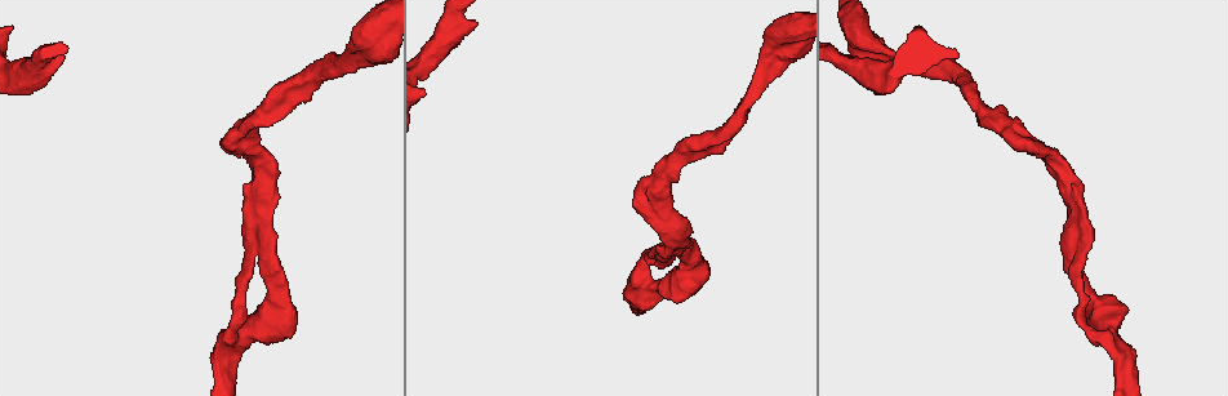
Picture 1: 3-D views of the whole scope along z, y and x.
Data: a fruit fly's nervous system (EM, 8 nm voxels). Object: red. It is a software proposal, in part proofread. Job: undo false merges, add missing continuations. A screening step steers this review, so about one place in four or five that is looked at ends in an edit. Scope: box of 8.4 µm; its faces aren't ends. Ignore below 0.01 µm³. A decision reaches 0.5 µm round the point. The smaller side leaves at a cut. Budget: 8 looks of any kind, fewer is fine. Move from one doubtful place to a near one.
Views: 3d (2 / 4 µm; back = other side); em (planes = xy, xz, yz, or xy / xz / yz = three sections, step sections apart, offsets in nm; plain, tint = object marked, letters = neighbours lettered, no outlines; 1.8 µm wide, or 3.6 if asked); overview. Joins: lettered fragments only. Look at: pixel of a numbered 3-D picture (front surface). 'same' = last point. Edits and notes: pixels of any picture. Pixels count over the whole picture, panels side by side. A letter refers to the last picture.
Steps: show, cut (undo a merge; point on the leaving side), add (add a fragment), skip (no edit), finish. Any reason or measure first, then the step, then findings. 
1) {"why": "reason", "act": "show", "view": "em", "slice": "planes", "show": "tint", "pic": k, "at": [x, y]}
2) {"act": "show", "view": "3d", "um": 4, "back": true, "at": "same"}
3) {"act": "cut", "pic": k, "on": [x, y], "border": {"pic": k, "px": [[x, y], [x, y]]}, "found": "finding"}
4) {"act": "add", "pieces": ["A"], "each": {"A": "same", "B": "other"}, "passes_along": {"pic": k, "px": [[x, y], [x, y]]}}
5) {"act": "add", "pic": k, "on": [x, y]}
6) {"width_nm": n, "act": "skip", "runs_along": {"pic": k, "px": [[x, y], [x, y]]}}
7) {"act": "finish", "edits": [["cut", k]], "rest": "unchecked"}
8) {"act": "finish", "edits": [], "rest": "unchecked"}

{"why": "three arms meet", "act": "show", "view": "3d", "um": 4, "pic": 1, "at": [241, 339]}

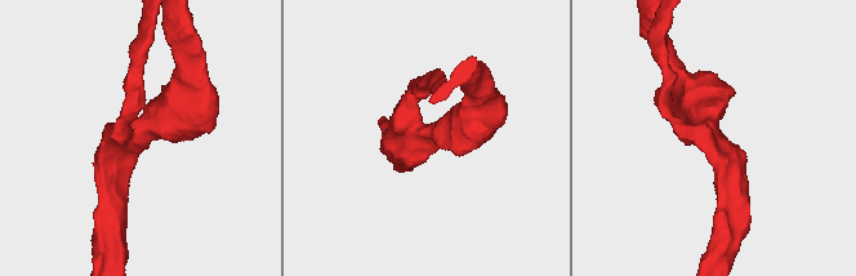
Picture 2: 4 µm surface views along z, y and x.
{"arms": 3, "arm_widths_nm": [180, 280, 650], "act": "show", "view": "em", "slice": "planes", "show": "letters", "pic": 2, "at": [131, 135]}

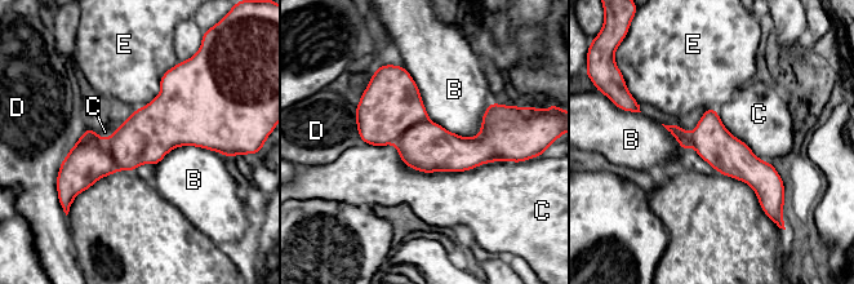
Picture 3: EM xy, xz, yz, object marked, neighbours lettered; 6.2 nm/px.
{"longest_contact_nm": ["C", 900], "act": "skip", "each": {"B": "other", "C": "other", "D": "other", "E": "other"}, "runs_along": {"pic": 3, "px": [[213, 136], [146, 136], [63, 169]]}, "found": "all the same neuron"}

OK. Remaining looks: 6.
{"why": "closes a loop", "act": "show", "view": "em", "slice": "planes", "show": "plain", "pic": 1, "at": [1074, 245]}

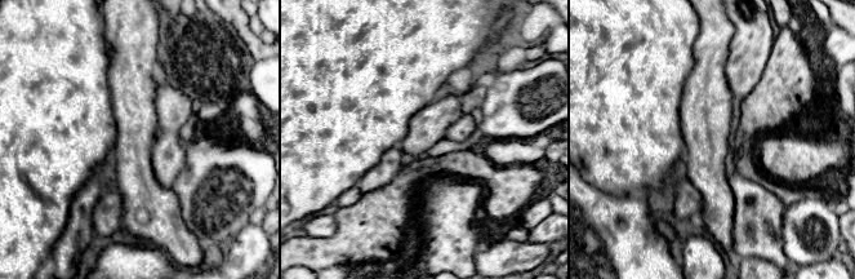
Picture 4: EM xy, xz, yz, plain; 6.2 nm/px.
{"act": "show", "view": "em", "slice": "planes", "show": "tint", "at": "same"}

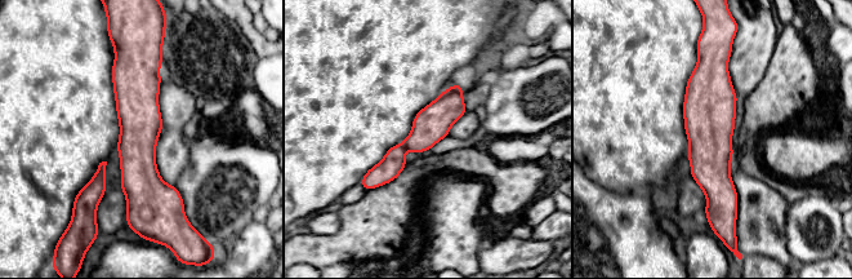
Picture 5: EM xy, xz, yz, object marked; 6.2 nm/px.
{"act": "show", "view": "em", "slice": "planes", "show": "letters", "at": "same"}

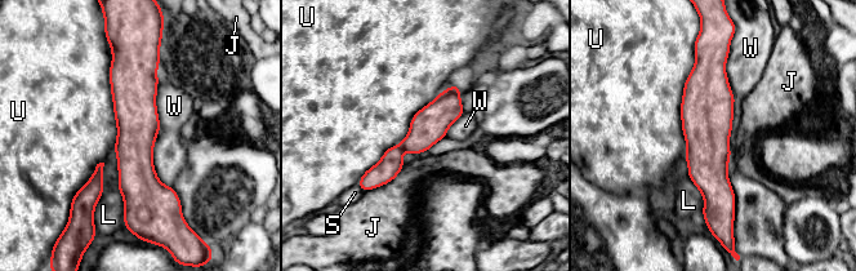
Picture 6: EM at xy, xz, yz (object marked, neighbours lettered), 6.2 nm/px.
{"act": "skip", "each": {"J": "other", "L": "other", "S": "other", "U": "other", "W": "other"}, "border": {"pic": 6, "px": [[453, 84], [356, 183]]}, "found": "one neuron here"}

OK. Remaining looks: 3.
{"why": "arms run side by side", "act": "show", "view": "3d", "um": 2, "back": true, "pic": 1, "at": [265, 112]}

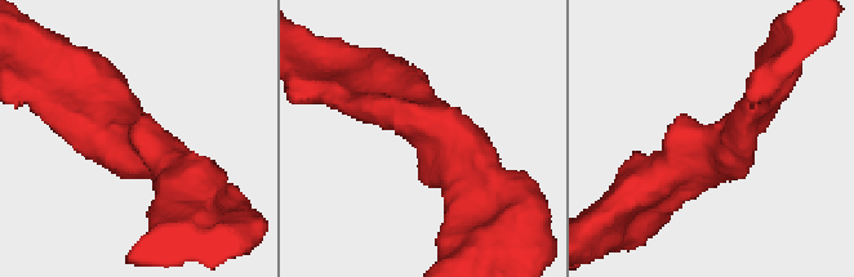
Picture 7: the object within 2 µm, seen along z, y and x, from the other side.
{"arms": 3, "arm_widths_nm": [200, 280, 320], "act": "show", "view": "em", "slice": "planes", "show": "letters", "pic": 7, "at": [734, 131]}

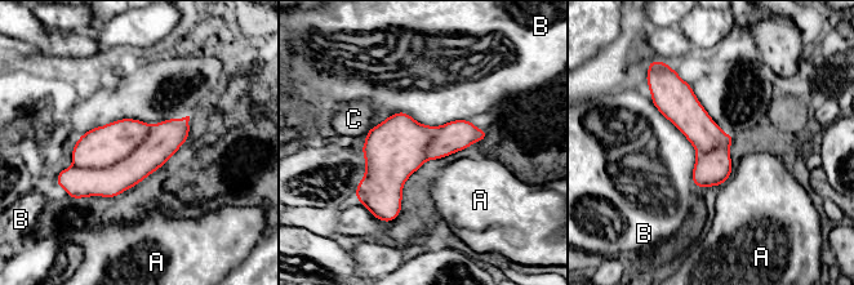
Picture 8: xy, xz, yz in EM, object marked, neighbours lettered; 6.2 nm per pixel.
{"act": "skip", "each": {"A": "other", "B": "other", "C": "other"}, "runs_along": {"pic": 8, "px": [[672, 79], [712, 145], [717, 182]]}, "found": "continuous, no second neuron"}

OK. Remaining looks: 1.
{"why": "an open end", "act": "show", "view": "em", "slice": "yz", "step": 4, "show": "letters", "pic": 1, "at": [63, 57]}

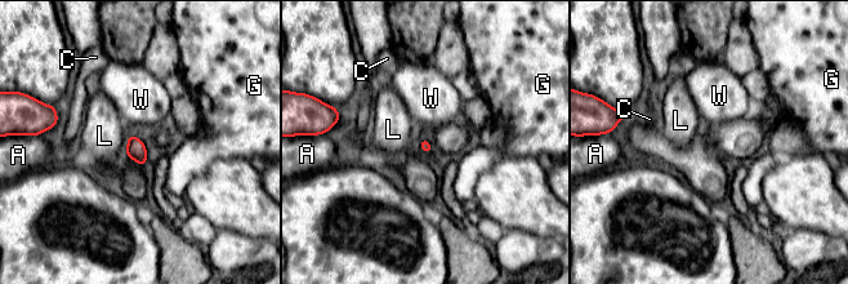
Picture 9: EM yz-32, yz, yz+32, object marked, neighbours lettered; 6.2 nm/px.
{"longest_contact_nm": ["L", 120], "act": "skip", "each": {"A": "other", "C": "other", "G": "other", "L": "other", "W": "other"}, "found": "no lettered fragment goes on from it"}

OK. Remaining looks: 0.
{"act": "finish", "edits": [], "rest": "unchecked"}

